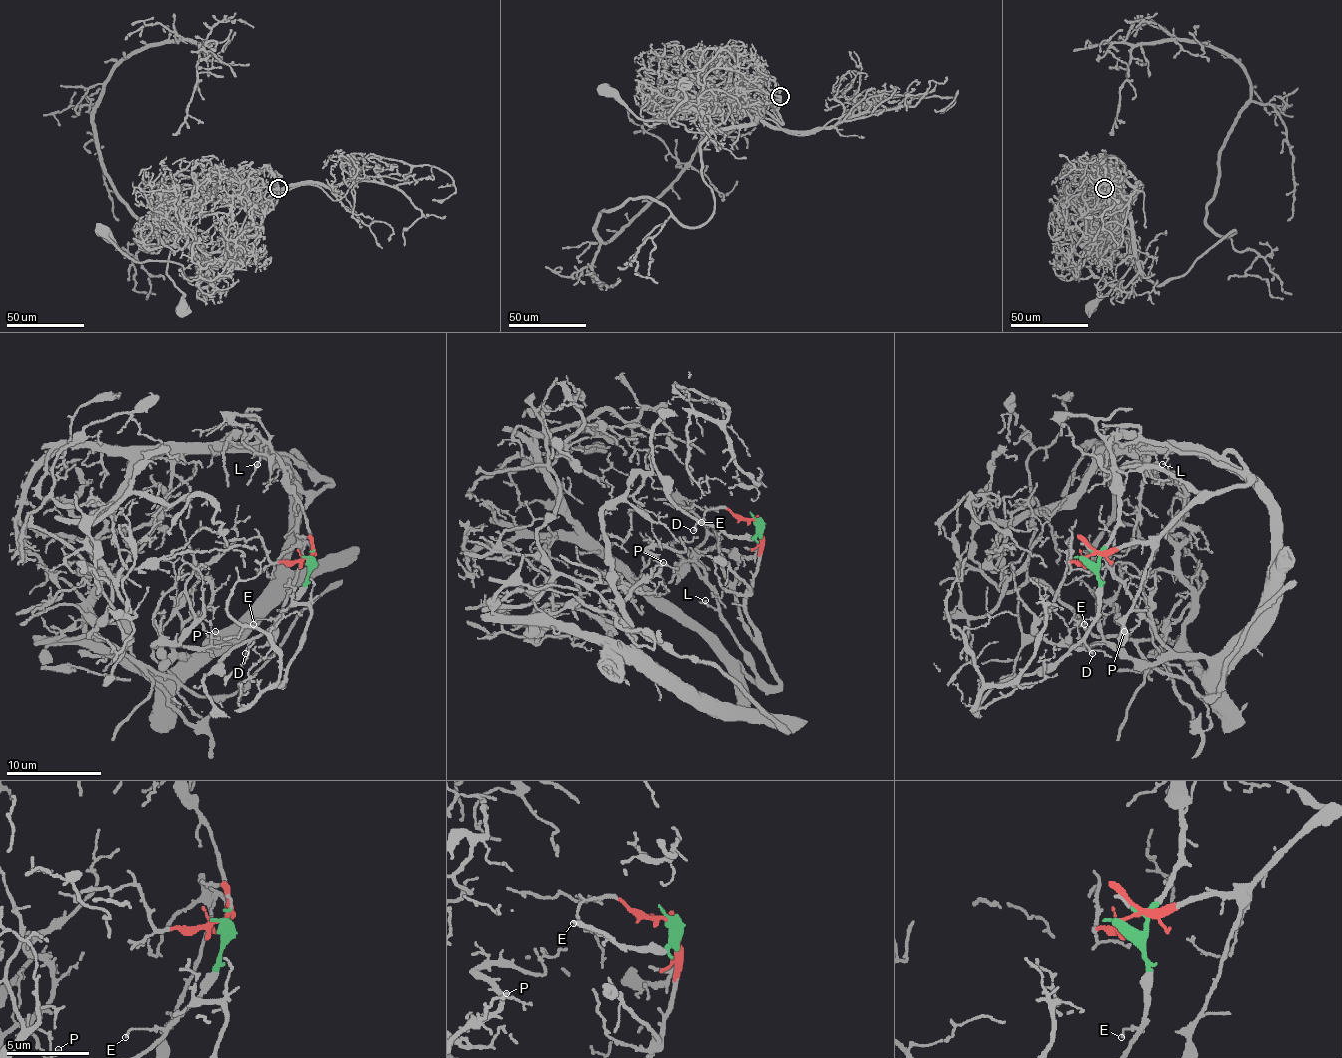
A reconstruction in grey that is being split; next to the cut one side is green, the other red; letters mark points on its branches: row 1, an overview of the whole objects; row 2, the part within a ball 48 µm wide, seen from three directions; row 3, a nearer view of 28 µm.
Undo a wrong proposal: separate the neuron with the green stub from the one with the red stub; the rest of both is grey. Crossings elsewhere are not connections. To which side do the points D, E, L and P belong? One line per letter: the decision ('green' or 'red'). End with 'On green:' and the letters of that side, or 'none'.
D: green
E: green
L: red
P: red
On green: D, E

